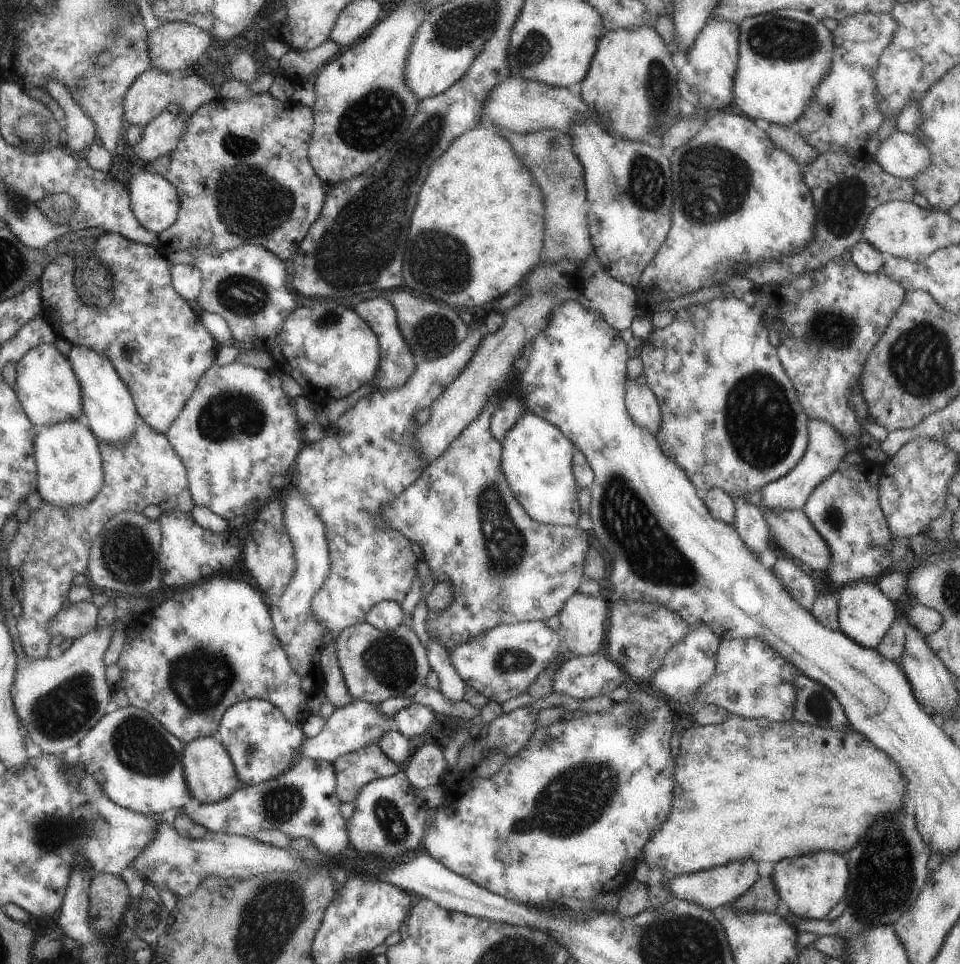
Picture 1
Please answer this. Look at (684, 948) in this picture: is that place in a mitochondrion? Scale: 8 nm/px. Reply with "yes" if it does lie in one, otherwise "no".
yes

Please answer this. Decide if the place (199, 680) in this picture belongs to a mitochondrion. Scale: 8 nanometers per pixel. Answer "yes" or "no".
yes

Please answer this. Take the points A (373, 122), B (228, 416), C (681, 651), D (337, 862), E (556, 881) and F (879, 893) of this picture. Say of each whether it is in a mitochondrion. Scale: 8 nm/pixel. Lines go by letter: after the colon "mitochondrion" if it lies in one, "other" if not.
A: mitochondrion
B: mitochondrion
C: other
D: other
E: other
F: mitochondrion

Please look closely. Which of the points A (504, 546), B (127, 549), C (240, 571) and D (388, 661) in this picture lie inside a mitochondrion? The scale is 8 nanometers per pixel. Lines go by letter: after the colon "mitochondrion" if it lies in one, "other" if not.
A: mitochondrion
B: mitochondrion
C: other
D: mitochondrion

